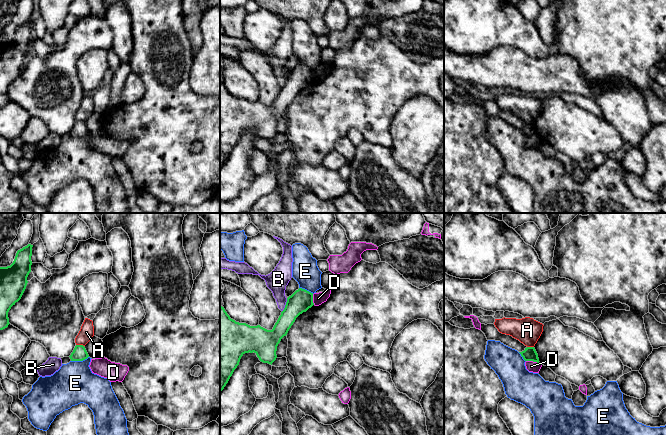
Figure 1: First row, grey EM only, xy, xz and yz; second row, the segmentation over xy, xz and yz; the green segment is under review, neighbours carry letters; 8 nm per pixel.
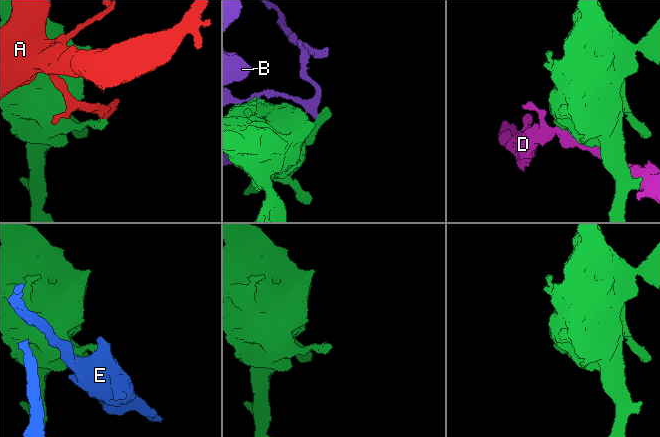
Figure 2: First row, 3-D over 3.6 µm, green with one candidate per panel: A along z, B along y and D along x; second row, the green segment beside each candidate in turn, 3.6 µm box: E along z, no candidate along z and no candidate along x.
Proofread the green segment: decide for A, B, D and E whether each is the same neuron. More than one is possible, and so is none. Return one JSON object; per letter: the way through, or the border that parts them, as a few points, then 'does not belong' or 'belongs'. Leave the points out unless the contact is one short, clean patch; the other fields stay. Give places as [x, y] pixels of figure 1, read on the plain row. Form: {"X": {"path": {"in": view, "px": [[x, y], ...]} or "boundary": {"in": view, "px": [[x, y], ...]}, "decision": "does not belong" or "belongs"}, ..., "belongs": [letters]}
{"A": {"decision": "does not belong"}, "B": {"decision": "does not belong"}, "D": {"boundary": {"in": "yz", "px": [[526, 136], [539, 139]]}, "decision": "does not belong"}, "E": {"boundary": {"in": "xy", "px": [[88, 132], [82, 136], [71, 137]]}, "decision": "does not belong"}, "belongs": []}

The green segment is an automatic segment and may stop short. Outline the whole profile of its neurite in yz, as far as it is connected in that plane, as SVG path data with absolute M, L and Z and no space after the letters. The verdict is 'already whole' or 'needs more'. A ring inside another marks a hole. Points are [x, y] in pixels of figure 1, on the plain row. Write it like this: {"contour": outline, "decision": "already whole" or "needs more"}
{"contour": "M527 123L524 127L519 128L525 137L539 138L538 130L534 123Z", "decision": "already whole"}

